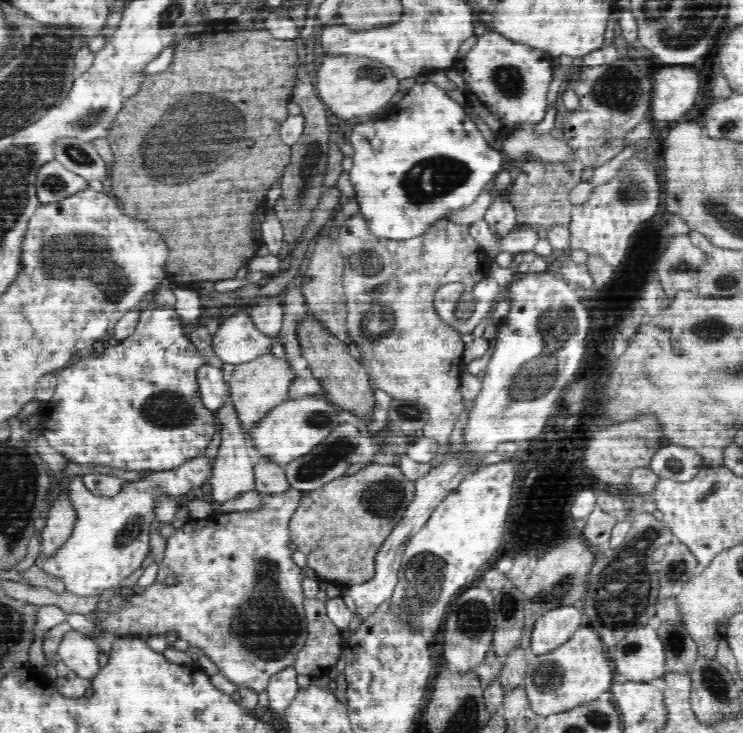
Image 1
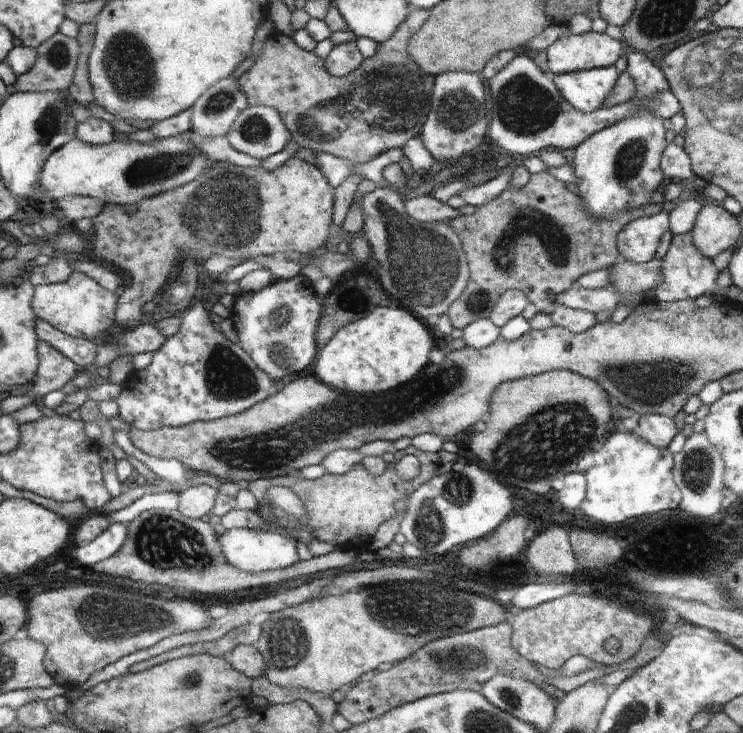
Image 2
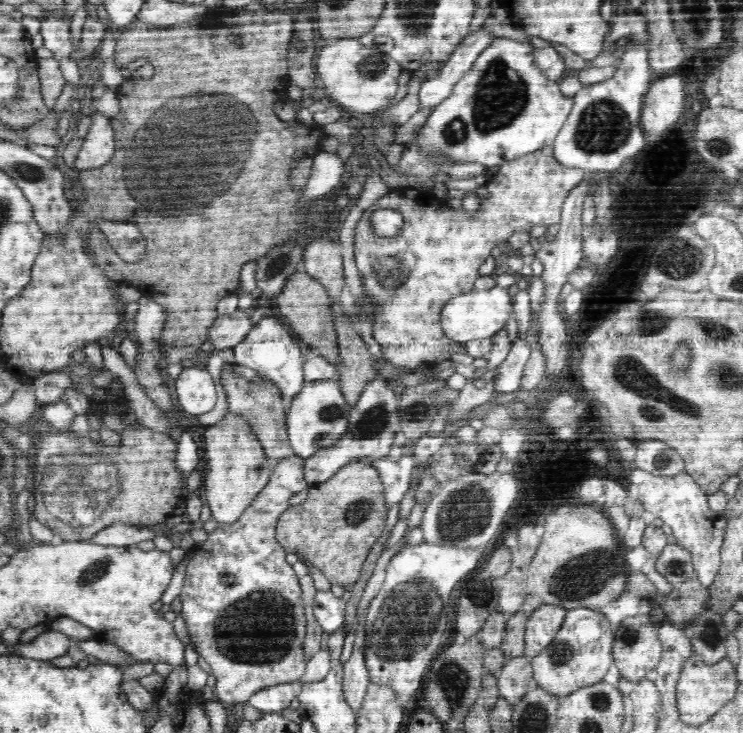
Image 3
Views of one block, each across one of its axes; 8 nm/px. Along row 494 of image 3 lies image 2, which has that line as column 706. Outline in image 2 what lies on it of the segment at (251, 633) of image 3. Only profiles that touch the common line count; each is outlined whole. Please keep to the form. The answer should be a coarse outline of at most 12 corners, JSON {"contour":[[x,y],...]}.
{"contour":[[690,233],[673,235],[662,281],[665,303],[714,292],[716,268]]}

